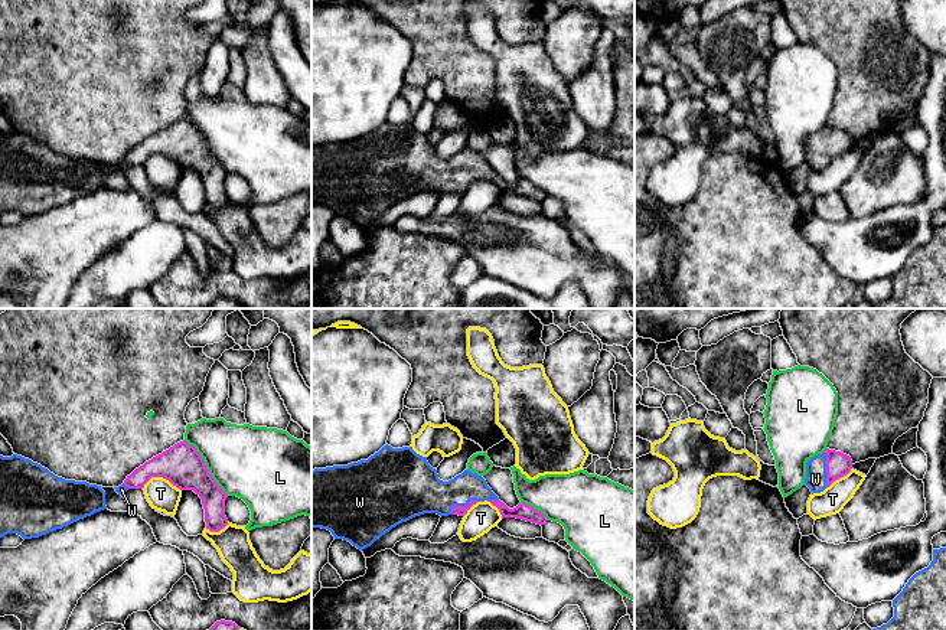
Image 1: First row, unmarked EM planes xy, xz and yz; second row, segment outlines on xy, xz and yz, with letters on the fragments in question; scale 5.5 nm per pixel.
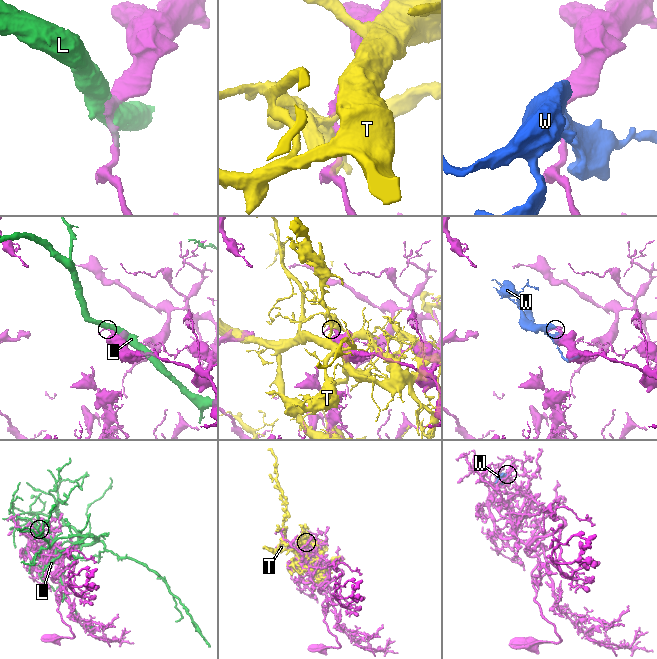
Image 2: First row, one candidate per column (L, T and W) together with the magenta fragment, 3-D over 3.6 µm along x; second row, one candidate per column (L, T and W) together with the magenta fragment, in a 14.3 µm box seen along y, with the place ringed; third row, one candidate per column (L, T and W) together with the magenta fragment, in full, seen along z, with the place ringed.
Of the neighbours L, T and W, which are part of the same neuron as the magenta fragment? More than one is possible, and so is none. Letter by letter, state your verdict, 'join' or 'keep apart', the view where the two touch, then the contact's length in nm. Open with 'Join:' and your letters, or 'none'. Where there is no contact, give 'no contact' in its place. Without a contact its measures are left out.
Join: W
L: keep apart | xy | 400 nm
T: keep apart | xy | 220 nm
W: join | yz | 200 nm

